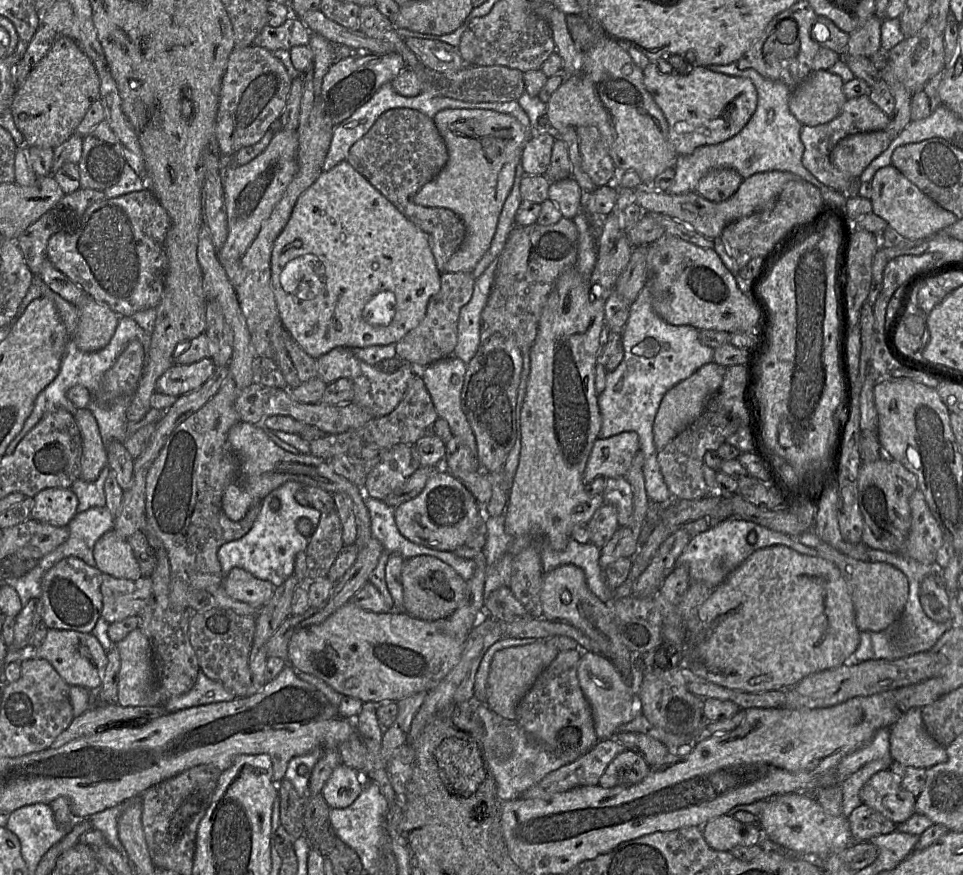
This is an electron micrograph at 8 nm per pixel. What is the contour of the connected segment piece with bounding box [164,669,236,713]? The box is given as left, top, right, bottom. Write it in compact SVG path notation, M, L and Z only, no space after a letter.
M200 669L194 686L185 694L172 697L165 704L168 713L208 705L219 702L229 702L236 699L235 695L228 692L224 686L208 678Z

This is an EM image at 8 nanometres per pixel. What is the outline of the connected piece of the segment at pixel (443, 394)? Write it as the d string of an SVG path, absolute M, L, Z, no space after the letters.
M450 355L421 369L421 375L438 416L447 421L453 436L456 436L463 444L468 446L473 455L477 457L475 436L461 406L461 391L466 369L467 364L464 361Z

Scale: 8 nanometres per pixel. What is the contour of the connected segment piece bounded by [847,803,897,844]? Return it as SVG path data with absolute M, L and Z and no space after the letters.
M861 804L847 817L854 842L868 841L879 834L887 834L896 830L894 822L875 811L871 807Z

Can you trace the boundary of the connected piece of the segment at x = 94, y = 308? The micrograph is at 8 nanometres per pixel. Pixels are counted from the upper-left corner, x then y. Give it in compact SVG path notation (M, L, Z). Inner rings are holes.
M87 297L86 302L78 308L79 320L73 340L83 352L95 352L108 345L115 333L120 316L106 304Z

